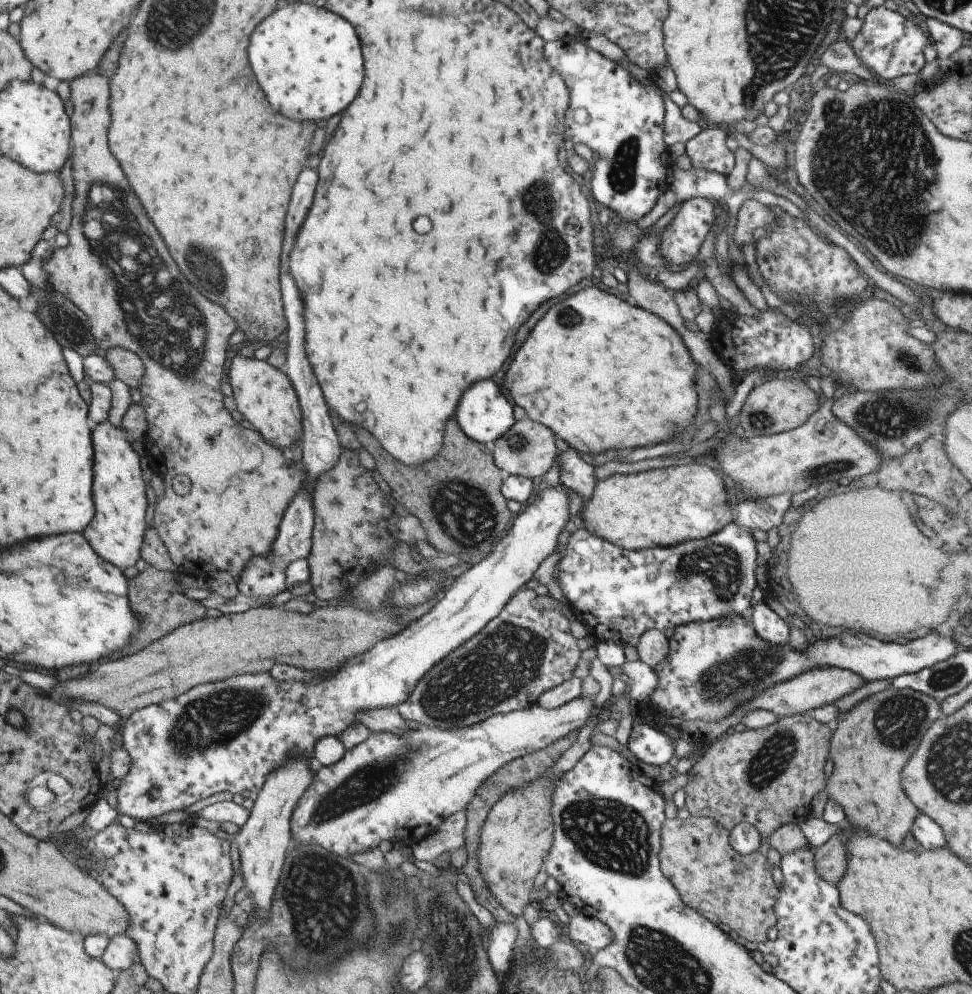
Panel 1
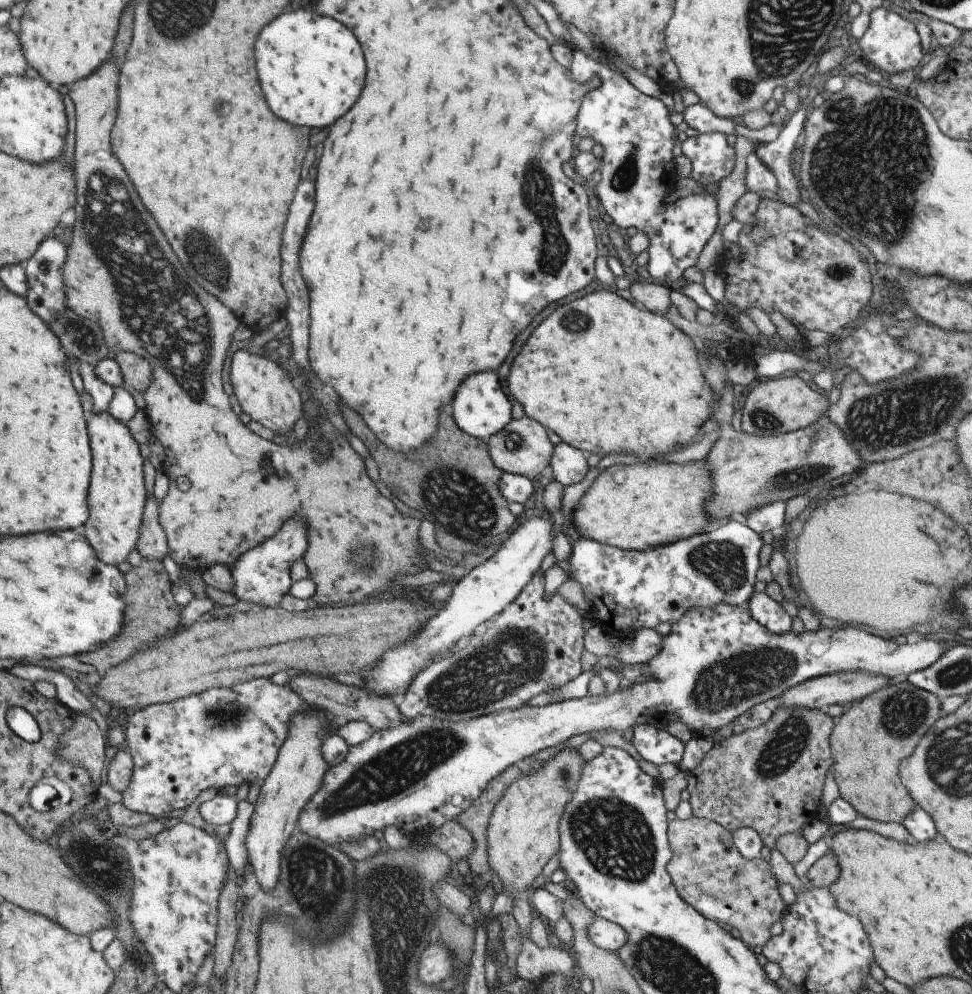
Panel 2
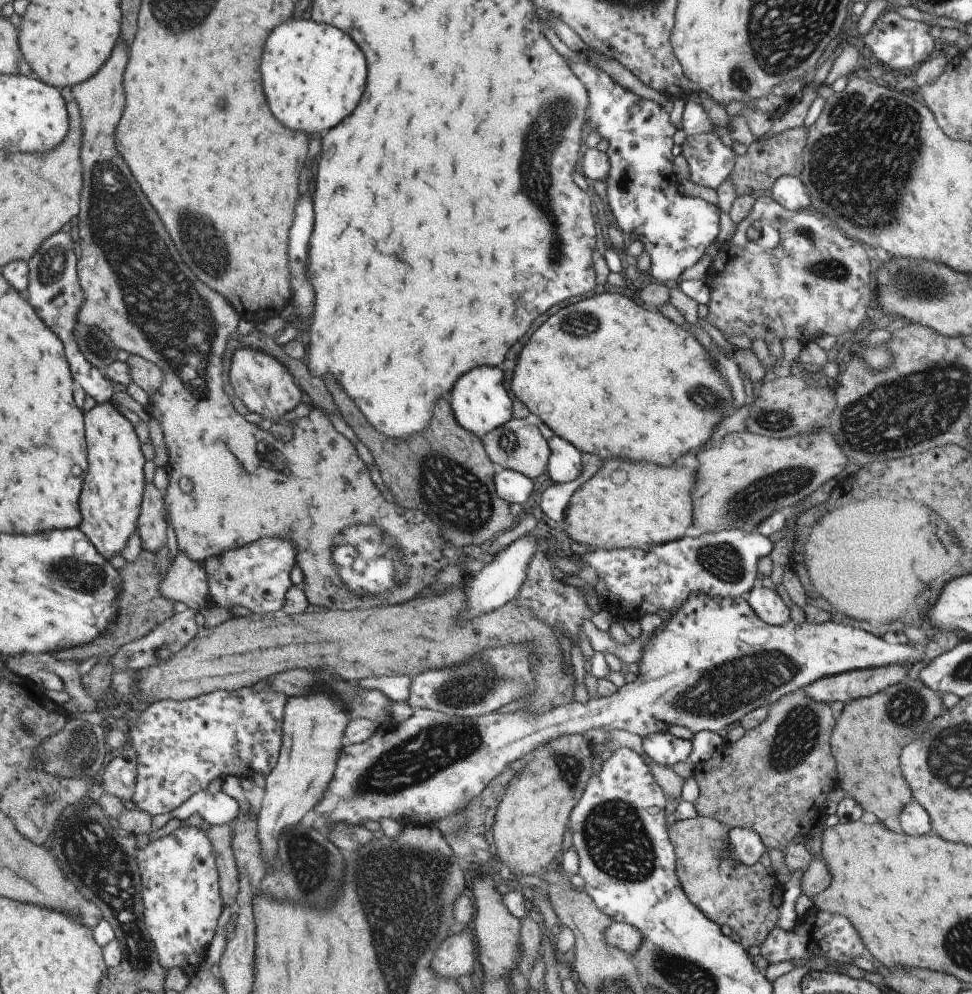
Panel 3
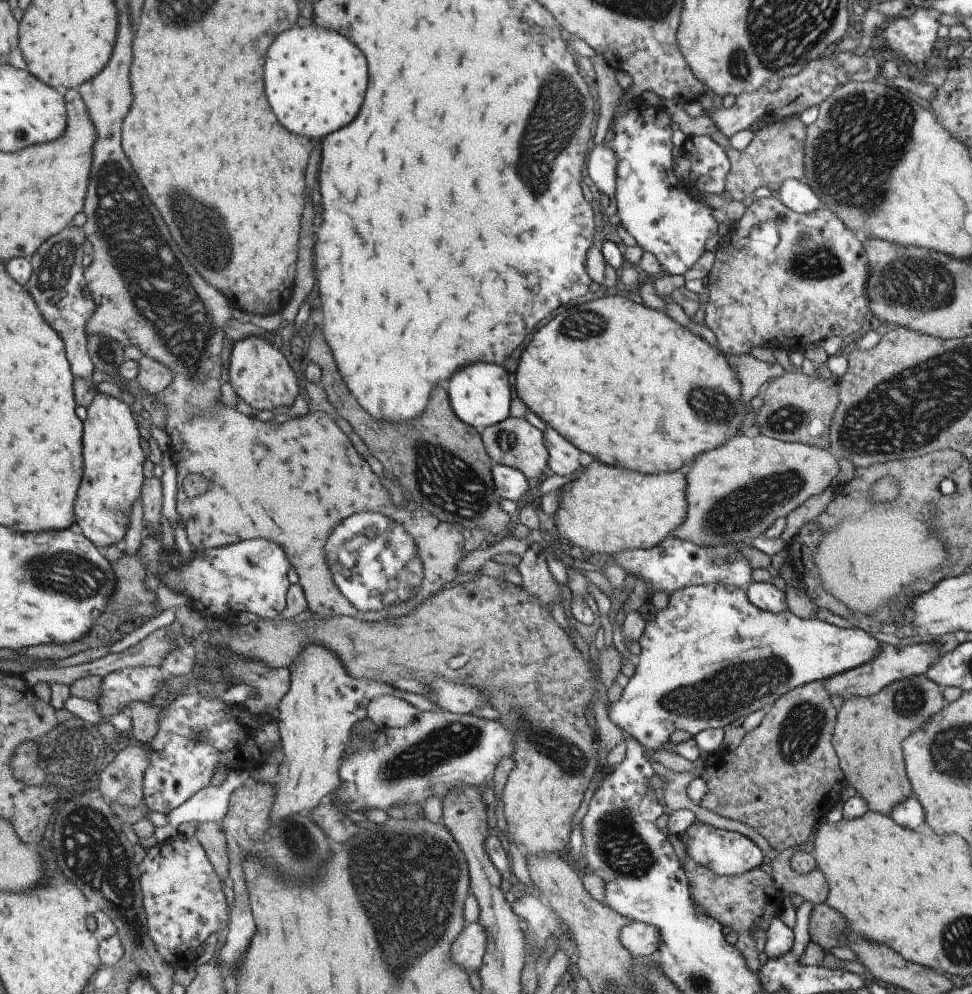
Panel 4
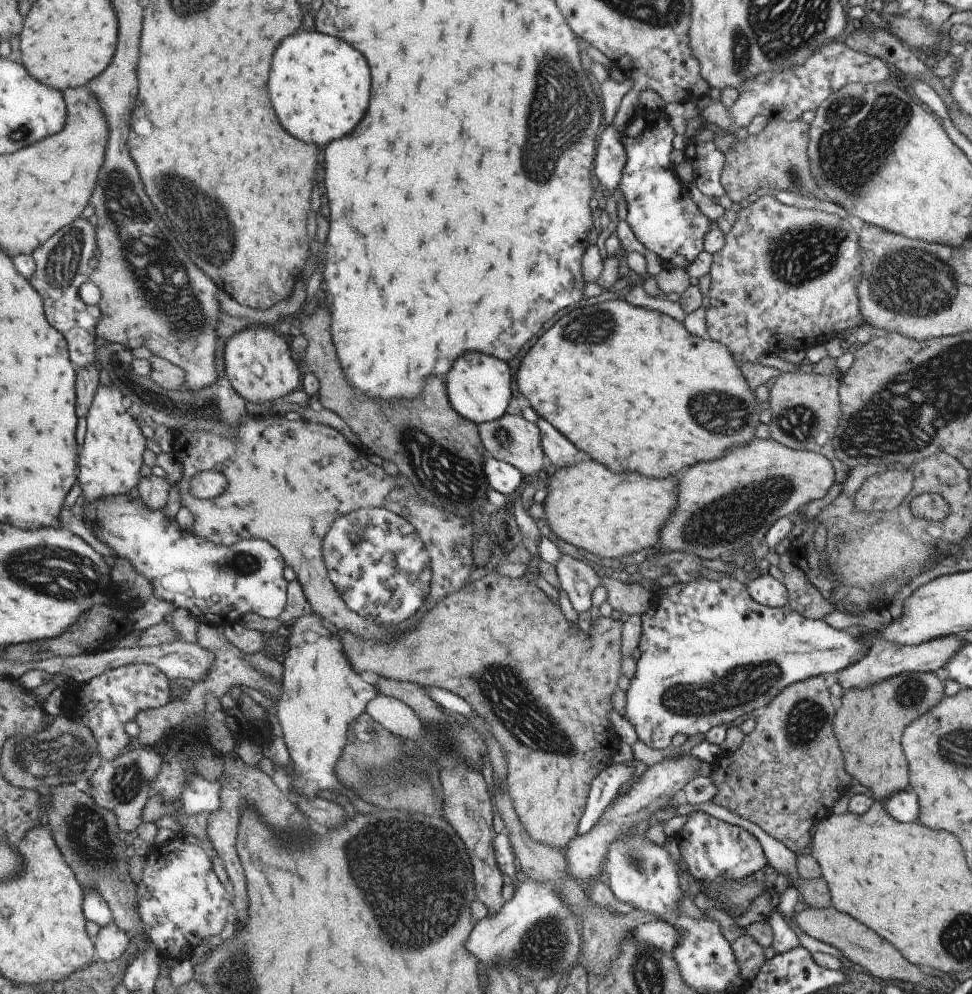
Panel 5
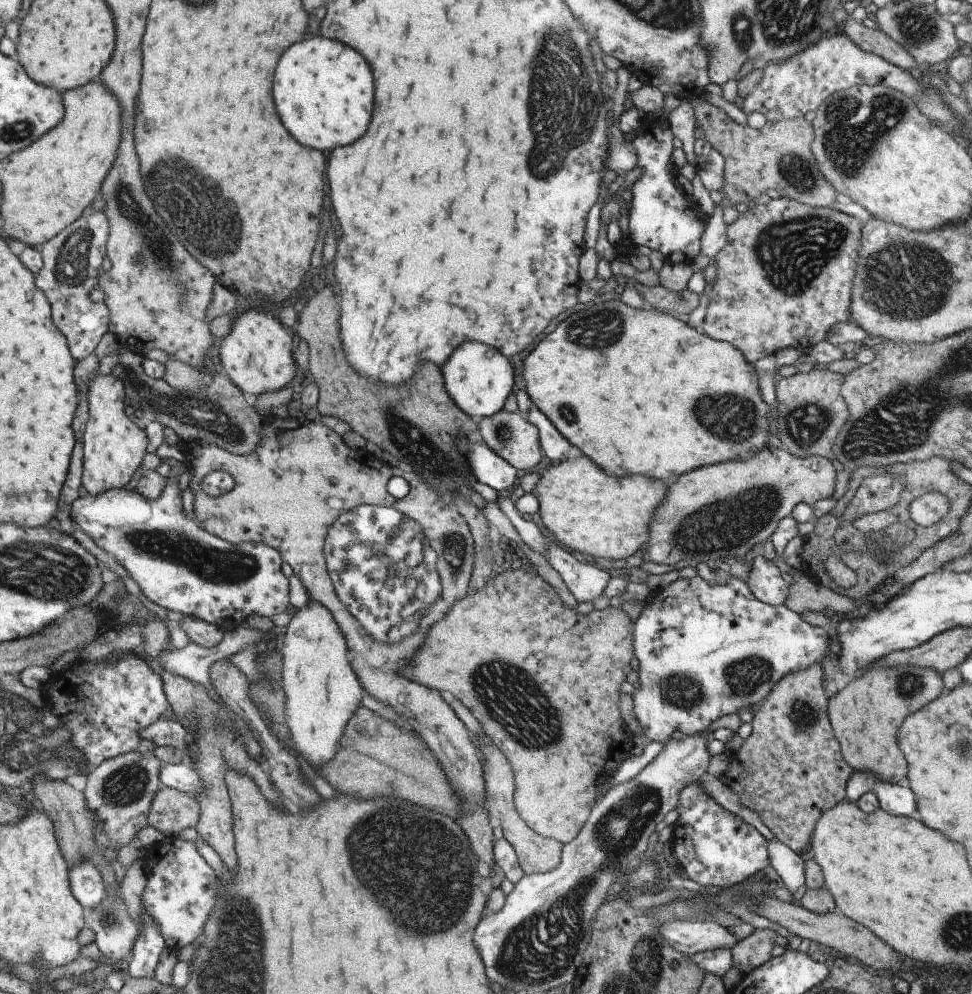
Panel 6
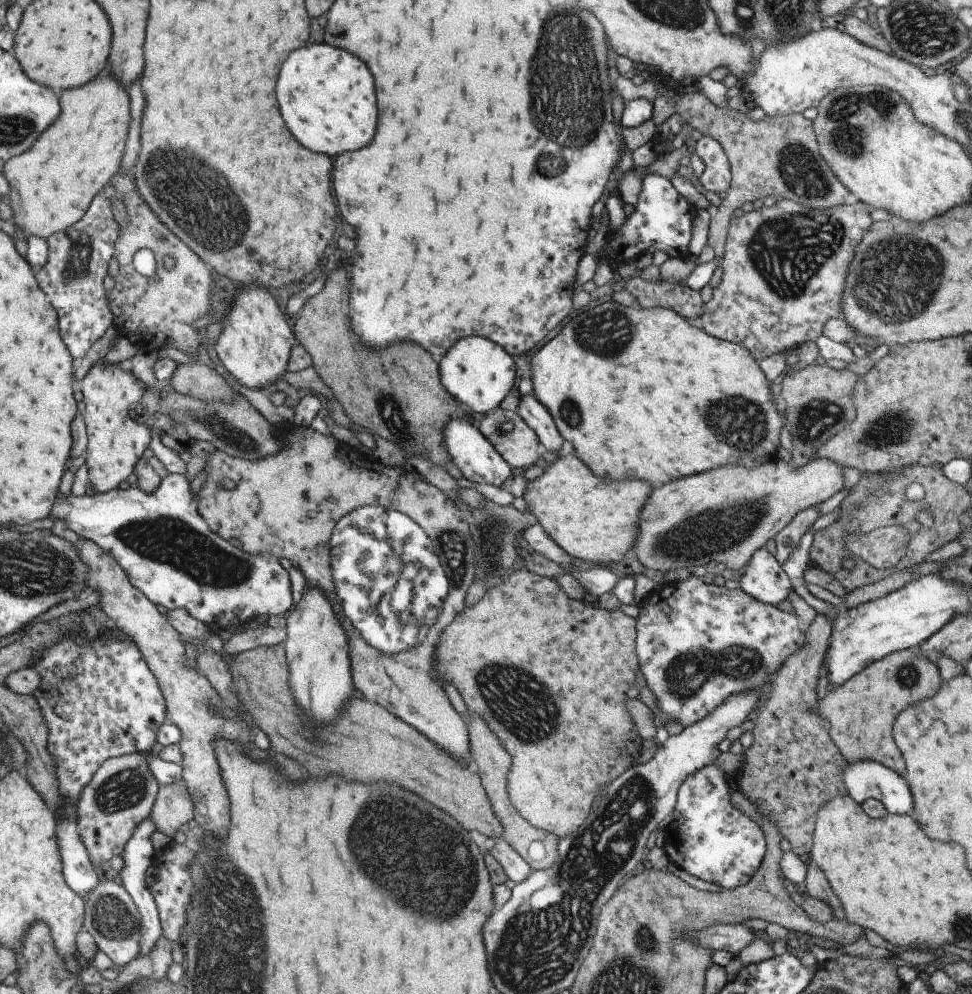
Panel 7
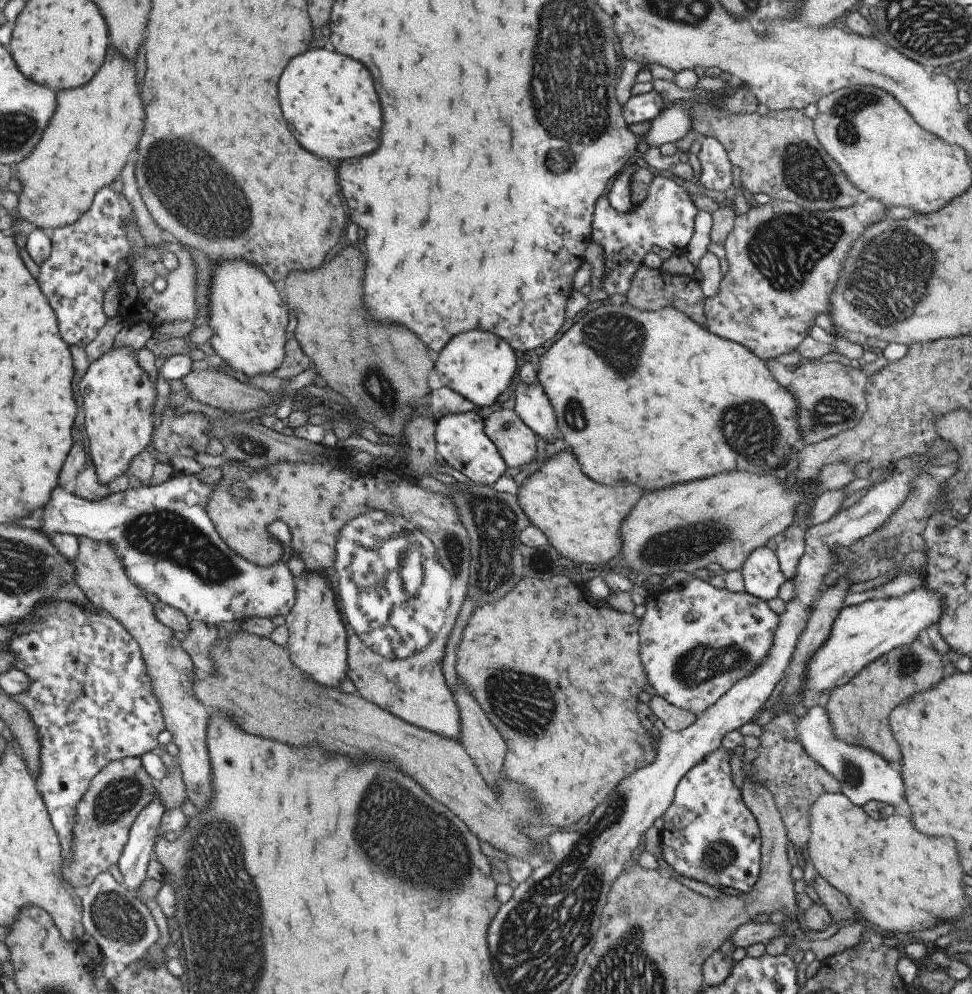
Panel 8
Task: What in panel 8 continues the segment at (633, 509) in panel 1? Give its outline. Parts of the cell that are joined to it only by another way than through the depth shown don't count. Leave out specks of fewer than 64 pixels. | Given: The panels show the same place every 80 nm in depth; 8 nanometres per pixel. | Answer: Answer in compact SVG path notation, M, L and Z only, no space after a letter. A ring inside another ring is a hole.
M557 452L556 455L543 460L542 466L529 475L520 485L516 486L516 501L529 525L534 526L545 536L562 557L585 565L604 567L607 561L618 557L620 549L620 524L632 510L634 502L639 498L639 488L633 484L615 484L601 486L589 480L582 472L573 454Z

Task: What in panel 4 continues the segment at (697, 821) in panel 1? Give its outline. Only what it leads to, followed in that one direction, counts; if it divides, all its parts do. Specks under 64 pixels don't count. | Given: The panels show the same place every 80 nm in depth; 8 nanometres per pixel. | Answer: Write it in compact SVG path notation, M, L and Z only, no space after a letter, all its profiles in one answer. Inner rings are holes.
M684 830L678 835L681 842L683 842L685 847L685 856L686 862L682 870L685 871L686 878L688 883L691 884L691 892L693 898L695 898L697 905L701 906L703 910L707 913L707 916L714 918L720 926L729 926L733 931L737 932L737 939L734 944L732 944L744 958L747 968L753 973L758 970L758 960L757 952L755 950L755 942L748 936L749 930L751 928L767 928L770 920L773 916L777 915L779 908L782 906L783 894L780 890L777 890L772 882L772 877L768 876L767 873L761 871L760 868L754 868L746 873L743 873L739 876L717 876L715 873L712 873L709 869L698 865L696 862L693 862L693 859L690 859L686 854L686 844L688 843L688 831Z

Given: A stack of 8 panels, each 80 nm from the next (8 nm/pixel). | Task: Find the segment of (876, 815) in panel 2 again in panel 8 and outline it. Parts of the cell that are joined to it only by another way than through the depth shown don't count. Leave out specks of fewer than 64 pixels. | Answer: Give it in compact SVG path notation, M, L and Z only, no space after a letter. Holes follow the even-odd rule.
M919 639L875 658L845 684L830 690L824 709L829 715L834 737L847 744L873 750L893 765L893 760L899 760L899 750L887 726L887 716L891 708L903 702L907 696L920 693L937 684L943 677L943 666L943 658L931 645L923 645Z

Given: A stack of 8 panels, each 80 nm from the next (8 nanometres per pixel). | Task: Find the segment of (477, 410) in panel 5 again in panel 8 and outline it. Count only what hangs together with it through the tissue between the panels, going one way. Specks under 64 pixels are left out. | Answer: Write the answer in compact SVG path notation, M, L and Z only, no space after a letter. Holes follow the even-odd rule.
M469 330L469 334L457 334L449 346L445 344L432 368L443 386L458 392L474 406L489 406L505 396L517 364L514 350L501 342L501 338L483 330Z

